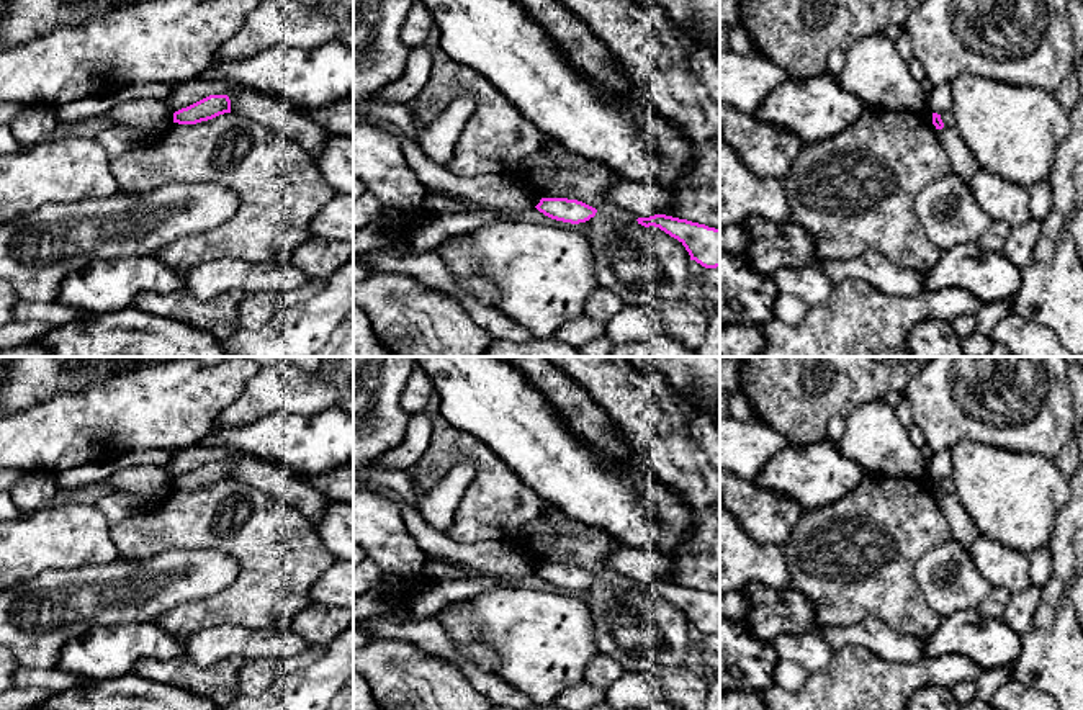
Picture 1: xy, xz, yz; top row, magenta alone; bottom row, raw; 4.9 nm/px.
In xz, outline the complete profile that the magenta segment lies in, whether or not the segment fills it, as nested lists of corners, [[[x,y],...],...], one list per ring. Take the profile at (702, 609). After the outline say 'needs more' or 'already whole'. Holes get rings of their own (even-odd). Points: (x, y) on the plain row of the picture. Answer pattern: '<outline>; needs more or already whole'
[[[666,581],[638,584],[636,587],[645,594],[659,594],[677,605],[689,618],[690,627],[695,627],[702,633],[720,633],[720,595]]]; already whole

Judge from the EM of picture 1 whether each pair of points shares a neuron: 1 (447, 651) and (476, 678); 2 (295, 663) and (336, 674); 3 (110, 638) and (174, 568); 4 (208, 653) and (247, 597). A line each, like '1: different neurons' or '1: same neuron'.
1: same neuron
2: different neurons
3: different neurons
4: different neurons

